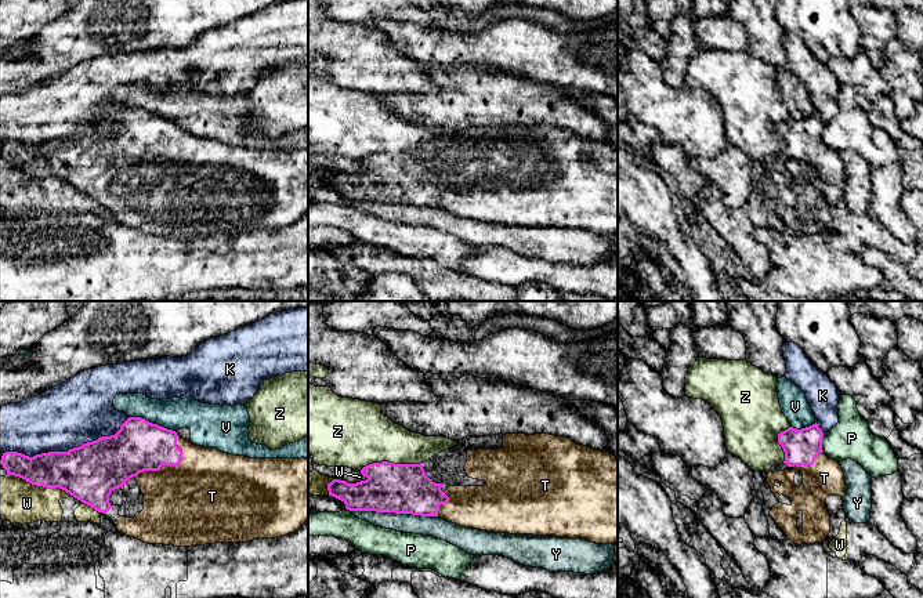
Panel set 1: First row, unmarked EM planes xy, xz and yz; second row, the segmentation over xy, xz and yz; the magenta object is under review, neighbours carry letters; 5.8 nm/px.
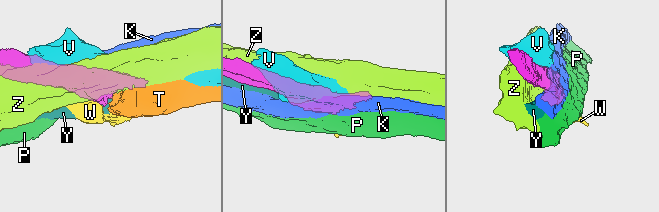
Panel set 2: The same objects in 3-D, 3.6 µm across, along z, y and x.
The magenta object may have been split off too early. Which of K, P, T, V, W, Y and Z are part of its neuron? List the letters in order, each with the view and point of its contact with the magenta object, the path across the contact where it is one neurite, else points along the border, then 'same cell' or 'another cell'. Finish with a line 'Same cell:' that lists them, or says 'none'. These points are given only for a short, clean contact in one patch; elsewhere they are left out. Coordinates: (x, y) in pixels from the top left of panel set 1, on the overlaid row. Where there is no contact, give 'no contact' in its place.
K: xy (68, 450) | another cell
P: yz (821, 442) | another cell
T: xy (172, 464) | same cell
V: xy (151, 423) | another cell
W: xy (39, 485) | another cell
Y: xz (391, 511) | another cell
Z: xz (390, 463) | another cell
Same cell: T

